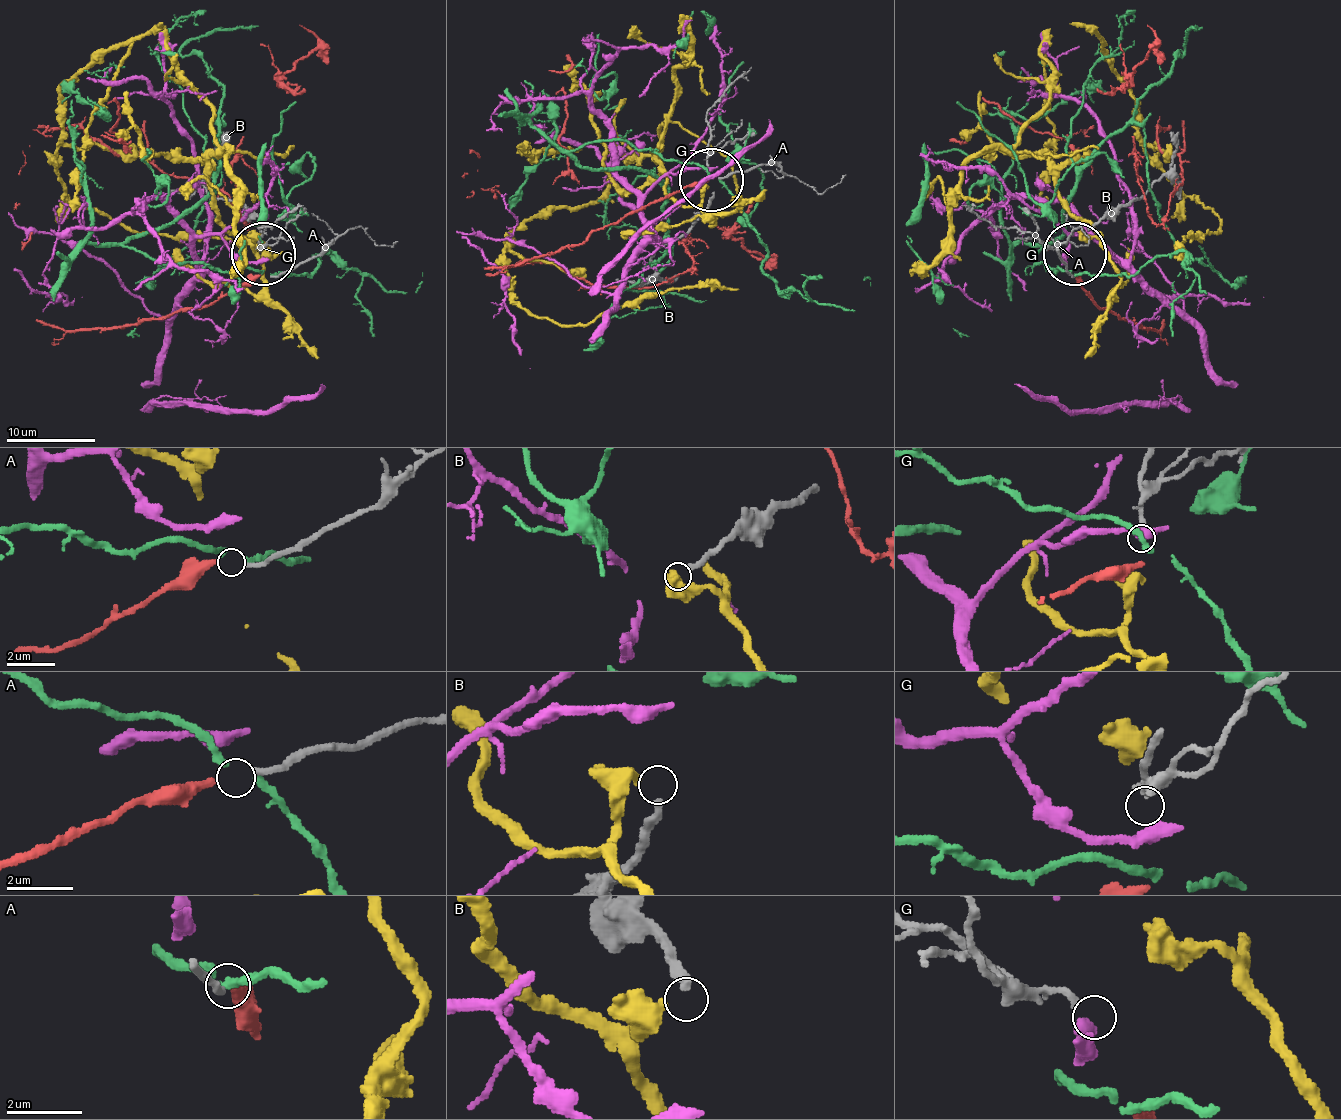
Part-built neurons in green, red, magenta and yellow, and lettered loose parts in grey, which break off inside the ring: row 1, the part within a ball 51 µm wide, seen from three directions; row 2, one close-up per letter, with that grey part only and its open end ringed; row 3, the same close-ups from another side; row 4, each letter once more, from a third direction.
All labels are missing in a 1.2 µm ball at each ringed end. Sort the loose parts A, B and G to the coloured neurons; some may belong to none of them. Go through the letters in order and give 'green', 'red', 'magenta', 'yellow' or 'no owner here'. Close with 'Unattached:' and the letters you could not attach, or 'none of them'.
A: red
B: yellow
G: no owner here
Unattached: G

